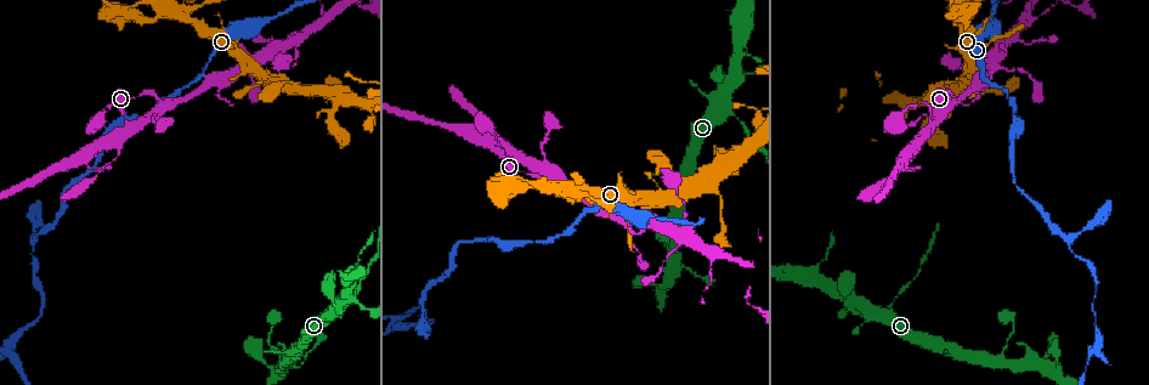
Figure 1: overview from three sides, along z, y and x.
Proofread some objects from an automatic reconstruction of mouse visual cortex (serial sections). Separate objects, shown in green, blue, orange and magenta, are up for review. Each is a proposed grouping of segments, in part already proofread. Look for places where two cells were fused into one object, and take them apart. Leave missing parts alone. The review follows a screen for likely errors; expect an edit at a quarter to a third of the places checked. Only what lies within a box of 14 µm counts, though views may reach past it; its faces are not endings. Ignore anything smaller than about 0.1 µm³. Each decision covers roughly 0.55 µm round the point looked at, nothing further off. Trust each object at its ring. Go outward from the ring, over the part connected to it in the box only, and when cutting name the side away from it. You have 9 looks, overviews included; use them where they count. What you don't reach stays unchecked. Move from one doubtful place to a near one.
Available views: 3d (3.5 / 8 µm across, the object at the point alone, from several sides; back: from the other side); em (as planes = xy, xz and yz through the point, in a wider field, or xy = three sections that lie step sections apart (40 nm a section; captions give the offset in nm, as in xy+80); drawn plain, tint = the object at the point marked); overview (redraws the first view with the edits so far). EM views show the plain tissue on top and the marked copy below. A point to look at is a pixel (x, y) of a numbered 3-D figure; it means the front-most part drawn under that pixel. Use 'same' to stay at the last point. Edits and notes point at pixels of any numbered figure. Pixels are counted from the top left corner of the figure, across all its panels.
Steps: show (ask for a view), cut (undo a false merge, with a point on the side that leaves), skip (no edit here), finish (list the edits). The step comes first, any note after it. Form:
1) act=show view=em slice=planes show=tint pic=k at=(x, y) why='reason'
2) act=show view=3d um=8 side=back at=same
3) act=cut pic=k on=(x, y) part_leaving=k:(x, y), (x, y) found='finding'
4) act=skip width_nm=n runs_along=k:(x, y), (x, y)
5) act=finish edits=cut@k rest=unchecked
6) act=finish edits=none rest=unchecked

act=show view=3d um=3.5 pic=1 at=(330, 116) why='sharp bend'

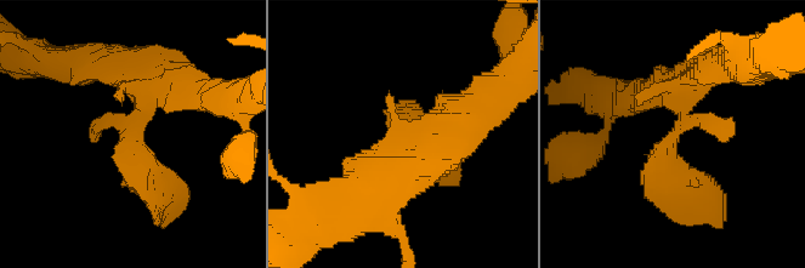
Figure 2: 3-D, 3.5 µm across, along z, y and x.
act=show view=em slice=xy step=1 show=tint pic=2 at=(134, 130) why='need the tissue'

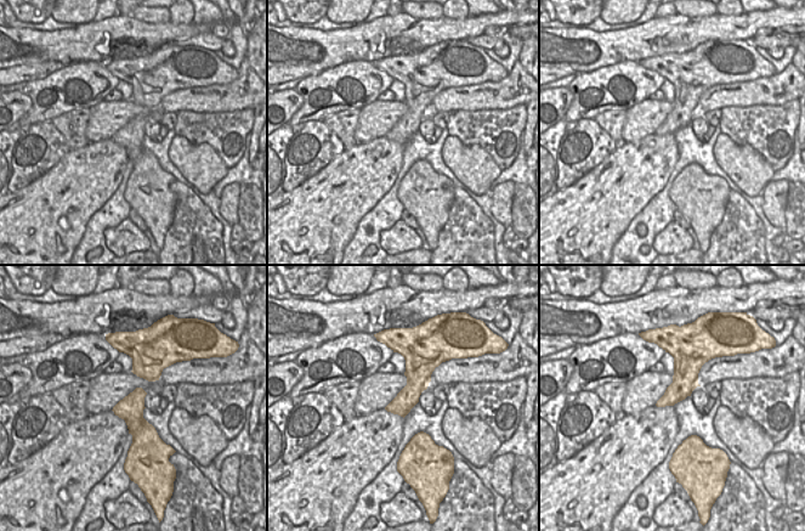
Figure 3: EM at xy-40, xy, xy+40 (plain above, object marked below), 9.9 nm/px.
act=skip runs_along=2:(134, 62), (134, 152), (156, 184) found='all the same cell'

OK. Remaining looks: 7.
act=show view=3d um=8 side=back pic=1 at=(738, 120) why='narrows sharply'

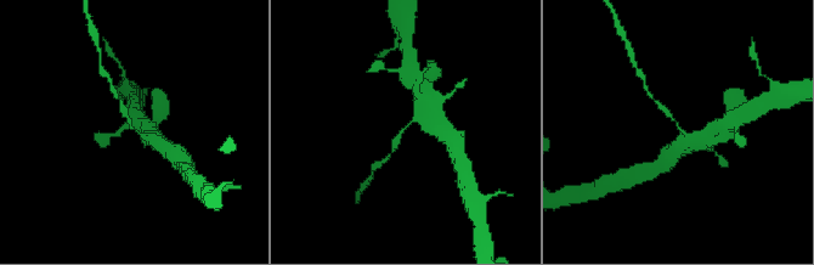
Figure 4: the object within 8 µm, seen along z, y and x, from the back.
act=show view=3d um=3.5 pic=4 at=(133, 129) why='closer look'

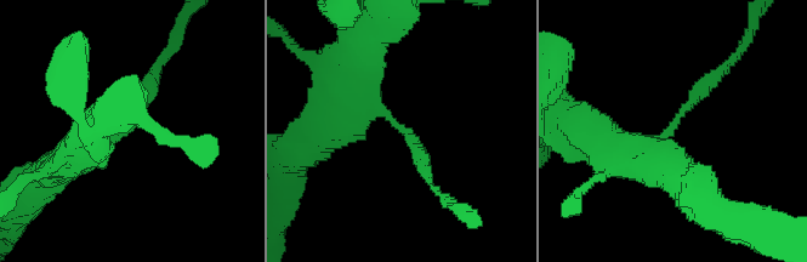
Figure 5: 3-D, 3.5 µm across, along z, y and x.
act=show view=em slice=xy step=1 show=tint pic=5 at=(400, 127) why='now the EM'

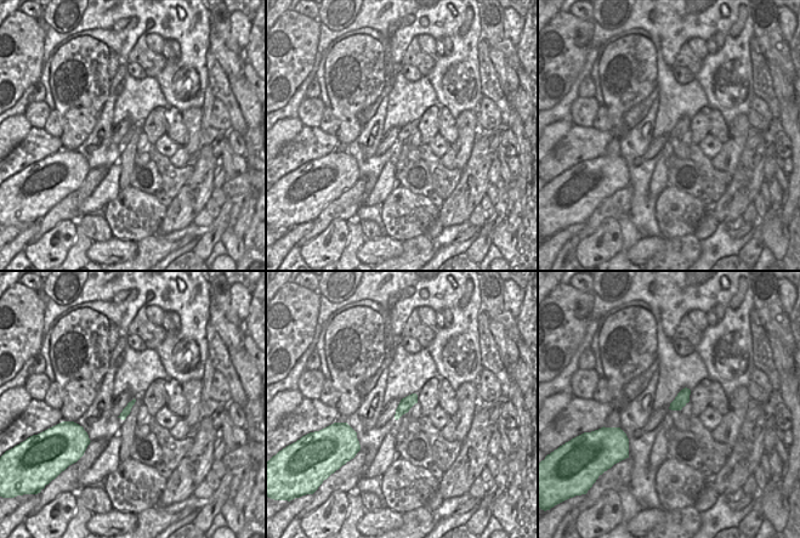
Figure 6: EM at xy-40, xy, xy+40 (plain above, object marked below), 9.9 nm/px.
act=cut pic=5 on=(692, 96) width_nm=130 part_leaving=5:(671, 132), (702, 87), (742, 47) found='a second cell is stuck on'

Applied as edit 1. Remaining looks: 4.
act=show view=3d um=8 pic=1 at=(121, 144) why='arms part here'

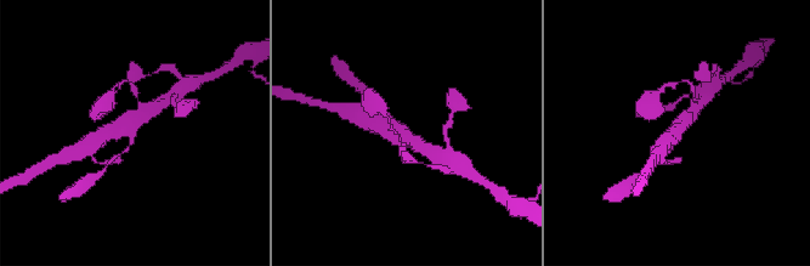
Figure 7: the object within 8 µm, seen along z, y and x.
act=show view=3d um=3.5 pic=7 at=(404, 131)

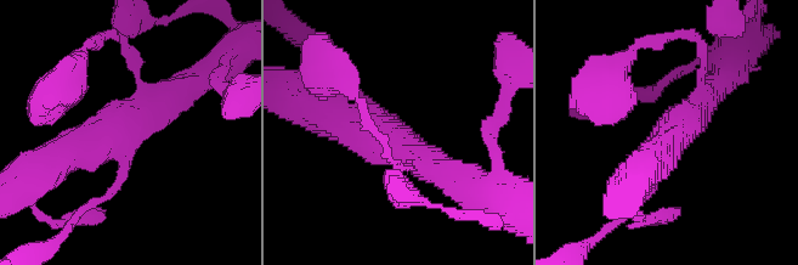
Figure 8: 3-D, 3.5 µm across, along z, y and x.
act=show view=em slice=xy step=3 show=tint pic=8 at=(396, 131) arms=3 arm_widths_nm=150,400,500

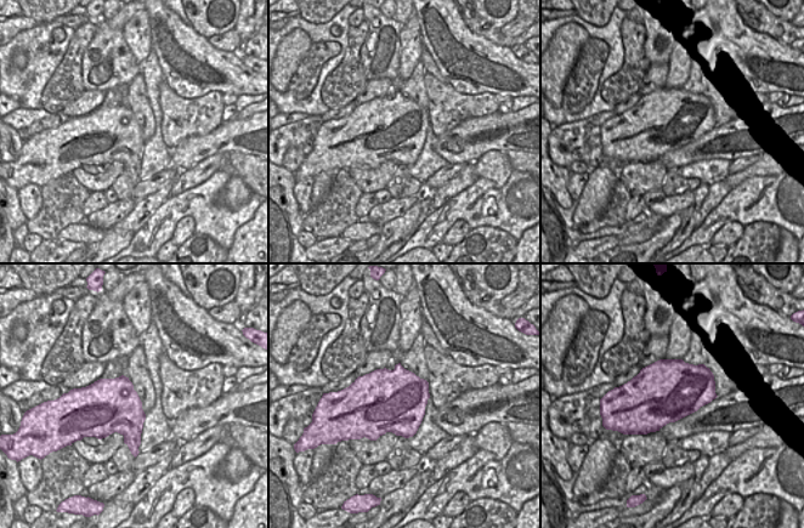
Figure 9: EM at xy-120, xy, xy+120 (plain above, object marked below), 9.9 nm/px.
act=skip width_nm=650 runs_along=8:(169, 97), (38, 169) found='one cell here'

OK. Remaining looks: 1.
act=finish edits=cut@5 rest=unchecked

